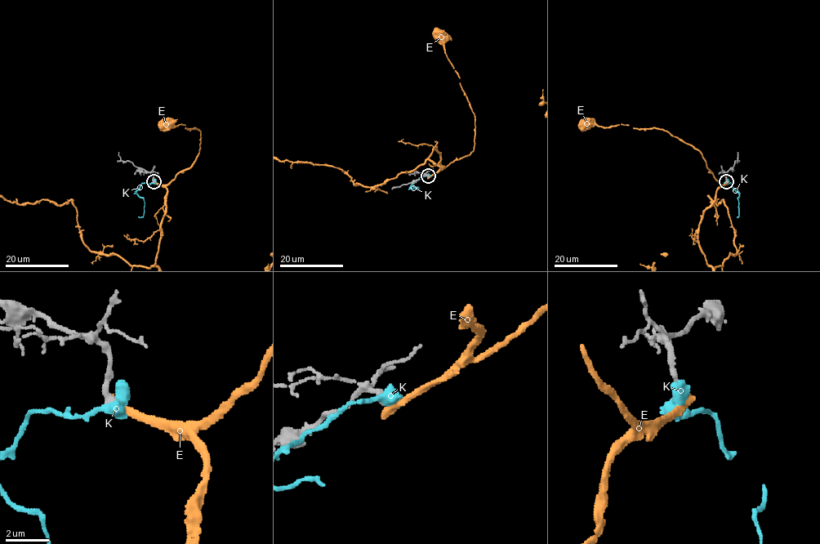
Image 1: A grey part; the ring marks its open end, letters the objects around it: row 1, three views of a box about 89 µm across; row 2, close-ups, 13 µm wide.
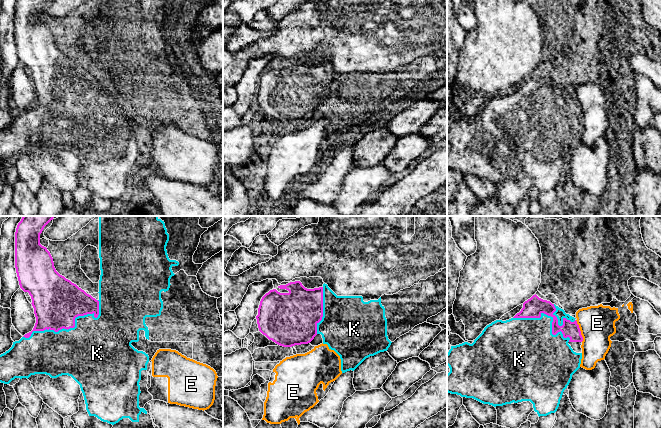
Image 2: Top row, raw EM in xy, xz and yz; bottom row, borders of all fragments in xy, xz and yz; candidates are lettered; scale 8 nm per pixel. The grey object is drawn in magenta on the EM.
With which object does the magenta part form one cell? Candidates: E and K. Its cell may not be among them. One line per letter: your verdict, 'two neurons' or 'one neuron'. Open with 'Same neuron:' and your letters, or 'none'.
Same neuron: K
E: two neurons
K: one neuron

